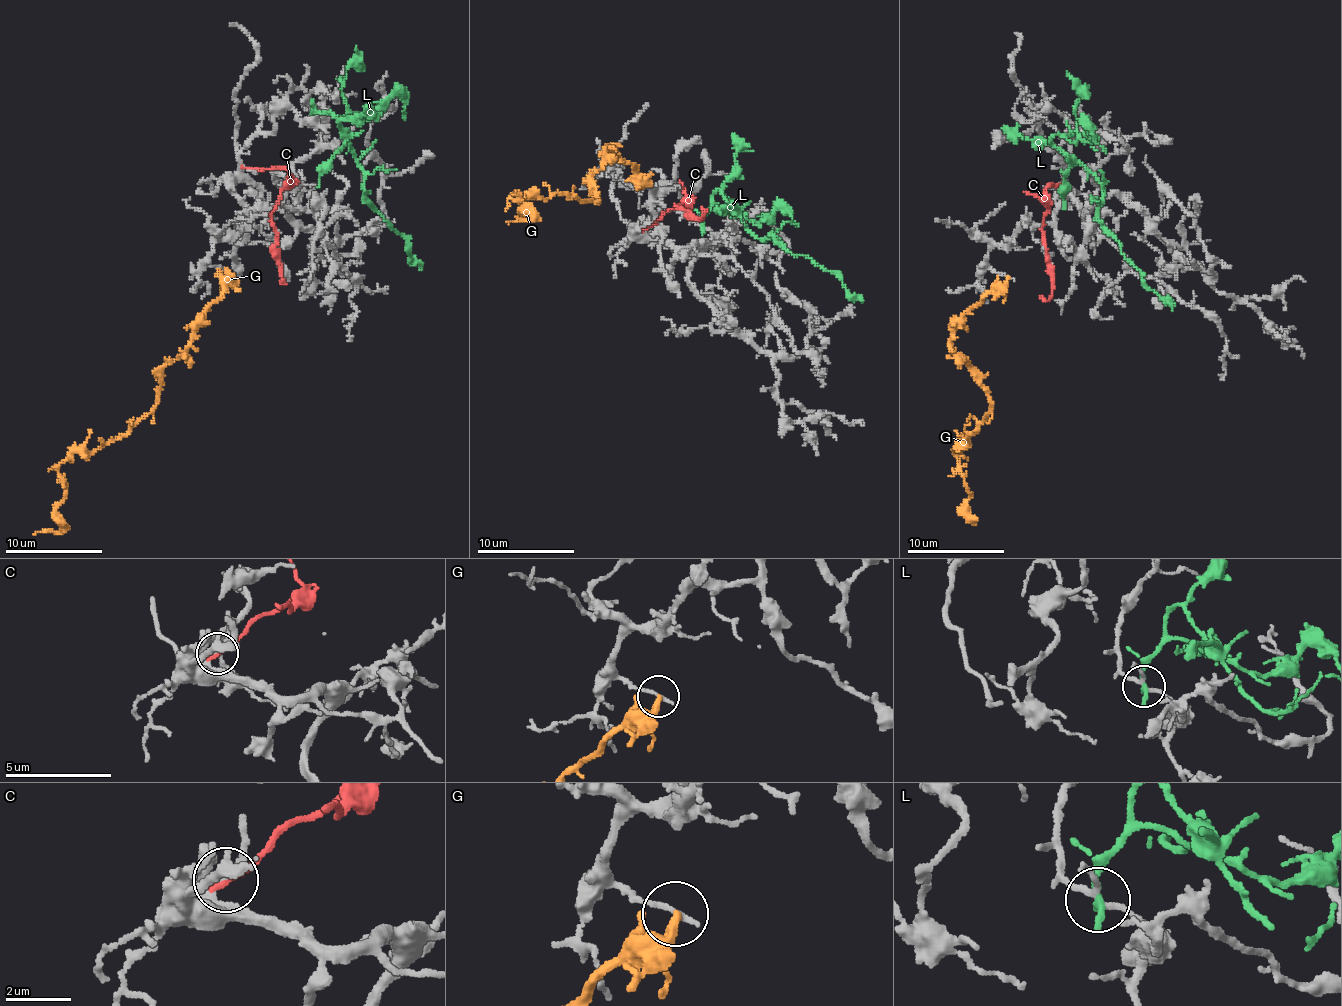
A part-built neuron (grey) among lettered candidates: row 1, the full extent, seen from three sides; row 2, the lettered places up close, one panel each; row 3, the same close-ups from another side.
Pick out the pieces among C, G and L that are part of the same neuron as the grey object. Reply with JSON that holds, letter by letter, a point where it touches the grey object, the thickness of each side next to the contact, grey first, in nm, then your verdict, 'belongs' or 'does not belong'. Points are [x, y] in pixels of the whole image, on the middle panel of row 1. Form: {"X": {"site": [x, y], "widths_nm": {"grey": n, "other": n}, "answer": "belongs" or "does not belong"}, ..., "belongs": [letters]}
{"C": {"site": [648, 227], "widths_nm": {"grey": 200, "other": 220}, "answer": "does not belong"}, "G": {"site": [638, 187], "widths_nm": {"grey": 180, "other": 320}, "answer": "does not belong"}, "L": {"site": [702, 227], "widths_nm": {"grey": 160, "other": 280}, "answer": "does not belong"}, "belongs": []}

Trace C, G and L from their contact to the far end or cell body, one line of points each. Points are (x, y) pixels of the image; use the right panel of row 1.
C: (1061, 183), (1046, 189), (1043, 204), (1047, 208), (1042, 229), (1051, 293), (1047, 301), (1039, 296)
G: (1006, 276), (963, 318), (950, 346), (971, 368), (990, 406), (954, 453), (968, 521)
L: (1084, 135), (1055, 134), (1052, 142), (1102, 185), (1099, 206), (1102, 228), (1119, 243), (1121, 254), (1172, 311)

